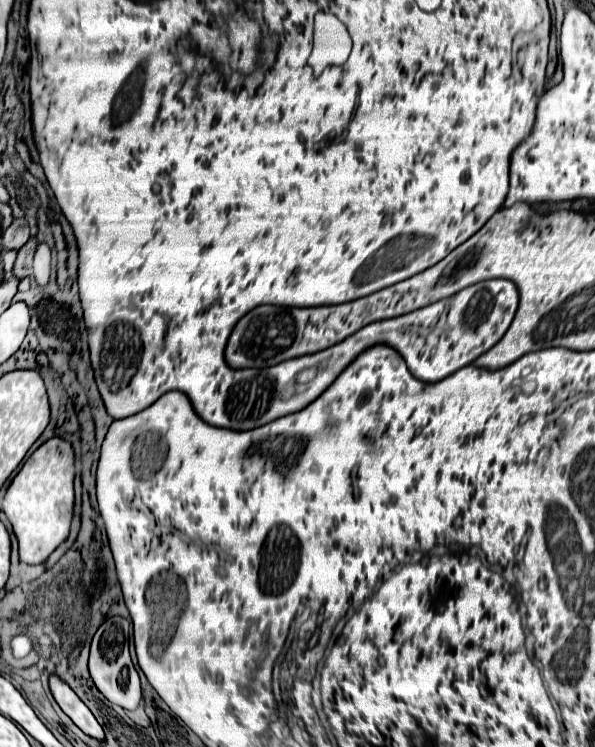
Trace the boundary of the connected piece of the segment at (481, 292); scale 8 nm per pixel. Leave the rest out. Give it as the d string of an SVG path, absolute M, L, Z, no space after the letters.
M482 281L474 285L474 295L466 295L466 299L454 301L450 311L434 311L434 315L418 315L418 321L404 321L402 329L390 329L390 335L374 341L374 345L384 343L394 348L404 357L414 377L426 383L436 383L474 363L482 353L496 345L508 331L516 315L518 301L520 293L512 281Z

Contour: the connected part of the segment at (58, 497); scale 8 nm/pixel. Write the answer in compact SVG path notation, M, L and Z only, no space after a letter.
M52 437L30 455L6 491L2 507L14 525L20 561L28 565L44 563L70 535L74 515L74 461L76 453L72 443L62 437Z

